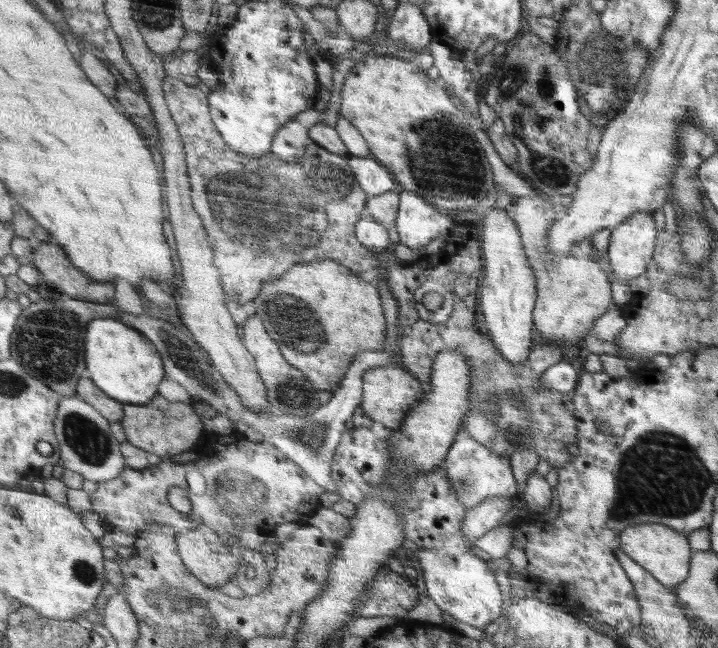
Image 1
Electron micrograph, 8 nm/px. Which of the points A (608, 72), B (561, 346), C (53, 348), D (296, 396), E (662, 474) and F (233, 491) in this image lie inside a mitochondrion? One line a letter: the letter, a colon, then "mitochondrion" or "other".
A: mitochondrion
B: other
C: mitochondrion
D: mitochondrion
E: mitochondrion
F: mitochondrion

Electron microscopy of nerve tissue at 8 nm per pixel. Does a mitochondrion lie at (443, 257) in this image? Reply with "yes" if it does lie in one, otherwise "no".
no

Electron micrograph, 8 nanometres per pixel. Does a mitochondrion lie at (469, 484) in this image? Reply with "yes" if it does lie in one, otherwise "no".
yes

